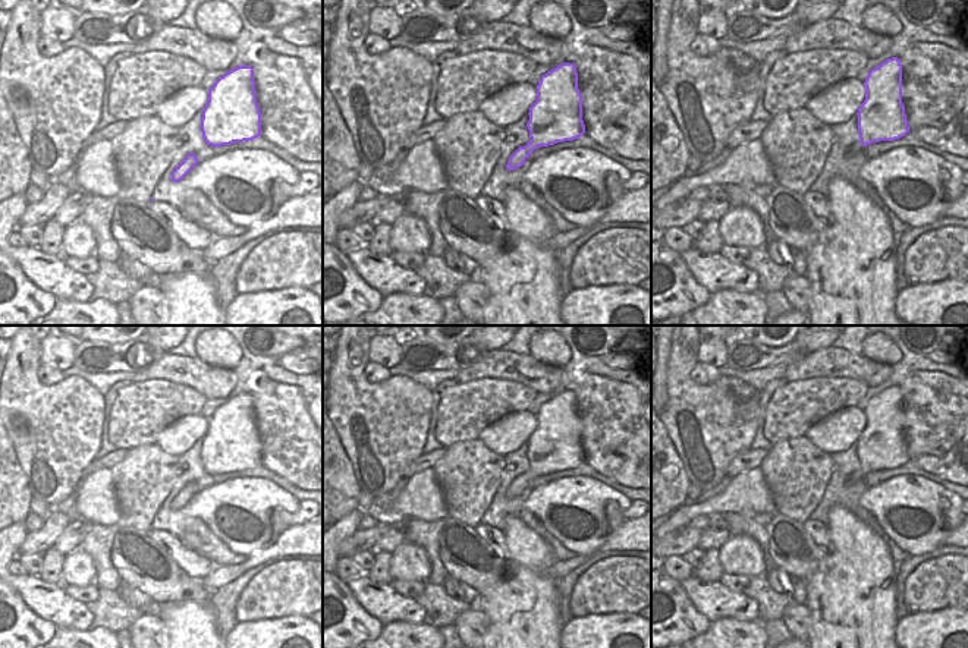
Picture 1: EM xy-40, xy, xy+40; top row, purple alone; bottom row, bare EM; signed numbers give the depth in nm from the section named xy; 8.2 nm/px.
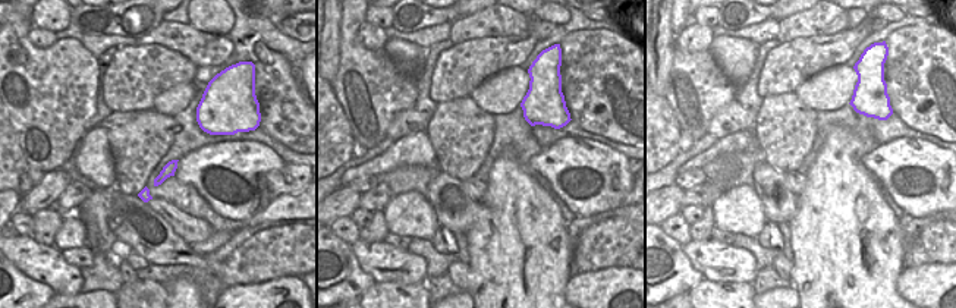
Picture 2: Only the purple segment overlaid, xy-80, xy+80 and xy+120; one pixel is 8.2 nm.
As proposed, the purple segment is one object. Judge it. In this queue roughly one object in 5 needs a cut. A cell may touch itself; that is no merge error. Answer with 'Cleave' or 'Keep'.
Keep.

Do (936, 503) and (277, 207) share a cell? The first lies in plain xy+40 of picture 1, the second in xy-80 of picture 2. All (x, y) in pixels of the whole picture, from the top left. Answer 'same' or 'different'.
different

